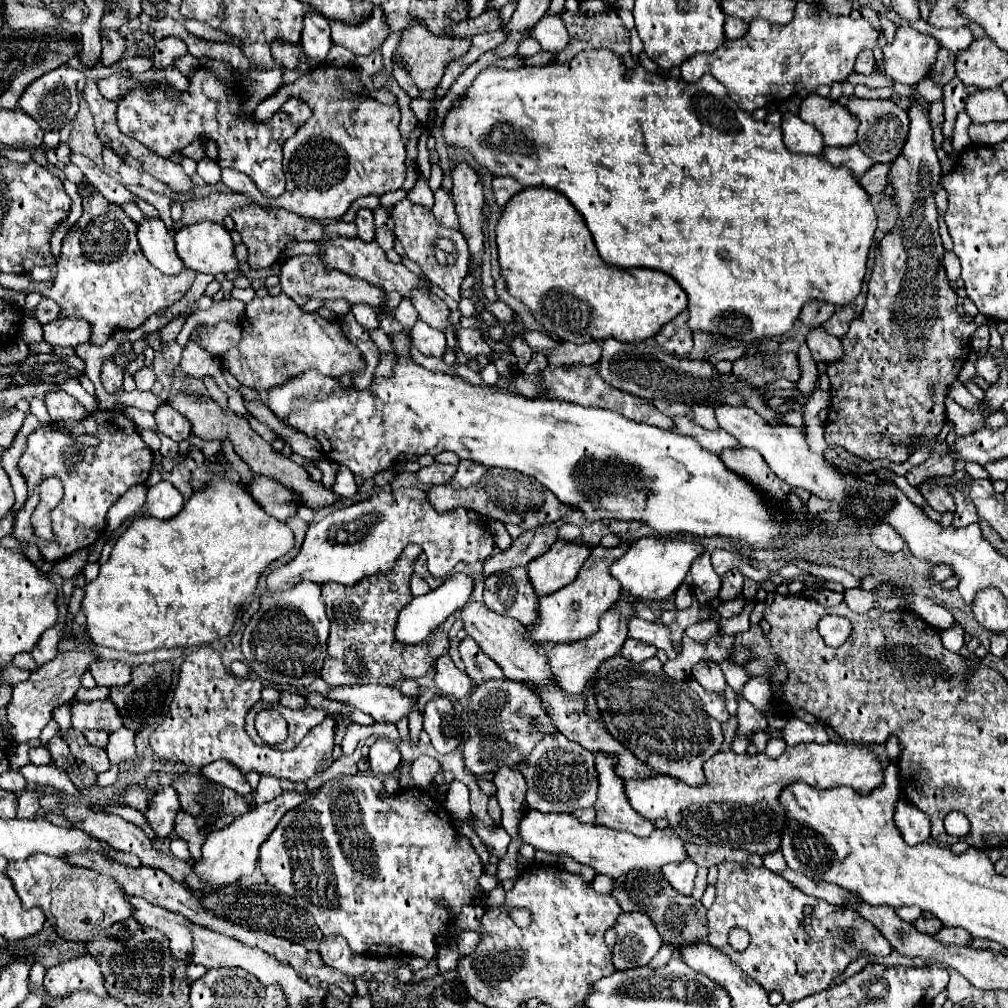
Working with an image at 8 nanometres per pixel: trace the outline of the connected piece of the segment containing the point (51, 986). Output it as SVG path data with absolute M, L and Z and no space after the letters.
M90 954L50 968L44 976L44 988L54 998L64 998L64 994L74 994L76 990L88 990L100 998L108 996L100 966Z

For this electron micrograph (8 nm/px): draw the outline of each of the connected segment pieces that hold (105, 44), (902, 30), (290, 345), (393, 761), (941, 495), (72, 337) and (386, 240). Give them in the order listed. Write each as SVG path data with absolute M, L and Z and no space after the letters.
M102 30L100 36L102 36L102 62L104 62L104 66L116 64L126 48L124 36L114 30L108 30L108 34L104 34L104 30Z
M908 24L898 26L894 42L888 42L884 48L884 58L874 66L874 72L882 72L892 78L892 88L898 94L898 84L912 86L930 70L936 60L938 40L934 36L922 34Z
M268 294L266 298L254 298L250 304L246 304L246 312L242 318L242 340L236 348L228 350L228 354L222 356L222 364L238 378L240 384L258 392L268 392L276 386L282 386L284 382L288 382L288 378L296 378L304 370L320 370L324 376L340 378L344 374L354 376L358 370L366 368L364 356L360 354L358 346L348 340L340 322L330 322L318 312L302 312L300 306L286 294Z
M376 740L370 746L368 762L370 762L370 770L374 774L382 774L382 776L392 774L400 764L400 750L398 750L396 742L392 742L392 740Z
M938 486L938 488L932 488L932 490L930 490L930 488L922 488L920 492L922 492L922 496L926 498L926 502L928 502L930 508L934 508L934 510L938 510L938 512L946 512L946 510L954 512L954 510L956 510L954 500L952 500L952 496L946 492L944 486Z
M56 318L44 324L44 340L52 346L78 346L90 342L90 326L86 320Z
M382 226L376 230L376 242L384 252L390 252L394 248L394 234L386 226Z

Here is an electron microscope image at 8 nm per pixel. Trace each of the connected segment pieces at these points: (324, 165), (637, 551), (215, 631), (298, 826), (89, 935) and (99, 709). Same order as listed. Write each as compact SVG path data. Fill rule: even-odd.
M322 64L312 68L308 74L298 78L294 84L282 86L276 94L268 96L252 114L252 120L264 122L270 120L274 110L278 110L290 96L300 98L312 110L312 118L298 130L294 138L284 144L284 174L286 174L286 192L278 198L264 198L256 190L256 186L248 186L248 176L240 174L238 170L224 168L222 182L238 194L250 196L256 204L268 208L284 208L292 214L300 214L302 218L314 220L336 220L342 218L356 198L364 198L370 194L386 194L392 190L400 190L406 178L406 150L398 132L400 124L400 108L396 104L380 104L376 98L370 96L366 86L360 80L360 72L356 66L334 66Z
M670 536L640 538L638 542L632 542L630 548L624 552L624 556L610 566L610 574L620 582L622 590L628 596L648 602L658 602L668 598L684 582L692 560L698 558L702 552L704 546L698 540L684 540L684 538L670 538Z
M212 478L204 492L194 492L182 512L170 520L138 518L118 538L106 564L100 566L96 580L88 582L82 600L86 634L96 646L126 650L132 654L160 648L190 648L212 644L230 634L240 606L256 590L258 576L276 558L294 546L292 530L268 516L252 496L232 480Z
M340 774L338 778L324 782L316 790L316 794L312 794L312 798L308 798L308 802L302 802L300 806L296 806L296 810L290 810L288 814L282 816L280 826L276 826L276 830L268 836L268 842L264 842L264 846L260 846L260 868L272 886L276 886L280 892L296 898L296 902L314 916L314 920L316 920L318 928L324 932L324 936L346 938L346 942L354 954L372 954L372 956L414 954L414 956L420 956L430 962L430 960L434 960L434 956L438 952L438 944L436 944L438 936L446 936L452 926L452 920L458 918L462 906L474 904L476 898L482 894L482 888L478 884L478 878L484 874L482 860L476 854L470 840L466 836L458 834L458 830L452 826L450 814L442 808L442 804L438 800L432 800L430 794L426 794L418 788L408 788L408 790L402 790L402 792L398 792L394 796L386 796L386 798L382 798L382 794L384 794L384 784L378 776L372 776L372 774L354 774L354 776ZM440 898L444 898L448 902L450 912L442 910L436 904L436 900L440 900Z
M32 854L22 862L8 862L8 878L26 910L40 908L56 934L68 942L90 942L100 930L130 918L132 906L112 878L88 868L76 868L62 858Z
M72 698L70 712L72 712L72 728L78 732L84 732L84 730L114 732L116 728L122 726L118 708L108 698L94 700L94 702L80 702Z

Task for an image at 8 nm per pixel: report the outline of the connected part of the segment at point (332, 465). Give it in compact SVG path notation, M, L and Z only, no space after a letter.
M320 458L320 460L318 460L318 468L322 470L321 482L324 482L322 484L324 484L326 488L330 488L330 489L332 488L335 482L338 466L339 465L336 462L332 462L330 458Z

